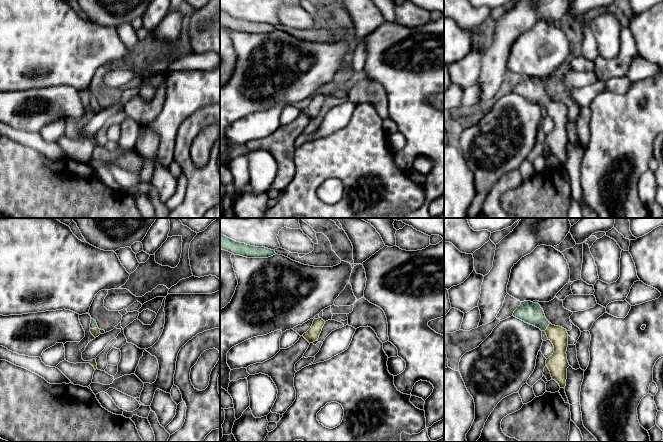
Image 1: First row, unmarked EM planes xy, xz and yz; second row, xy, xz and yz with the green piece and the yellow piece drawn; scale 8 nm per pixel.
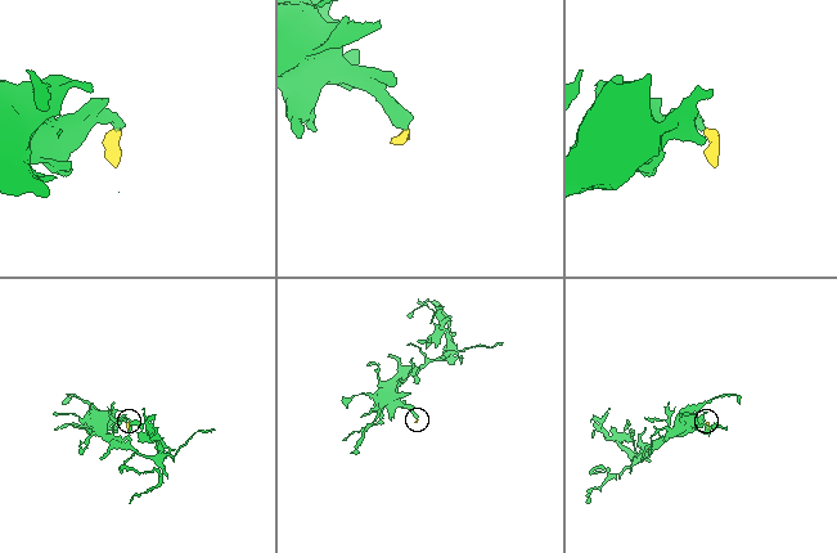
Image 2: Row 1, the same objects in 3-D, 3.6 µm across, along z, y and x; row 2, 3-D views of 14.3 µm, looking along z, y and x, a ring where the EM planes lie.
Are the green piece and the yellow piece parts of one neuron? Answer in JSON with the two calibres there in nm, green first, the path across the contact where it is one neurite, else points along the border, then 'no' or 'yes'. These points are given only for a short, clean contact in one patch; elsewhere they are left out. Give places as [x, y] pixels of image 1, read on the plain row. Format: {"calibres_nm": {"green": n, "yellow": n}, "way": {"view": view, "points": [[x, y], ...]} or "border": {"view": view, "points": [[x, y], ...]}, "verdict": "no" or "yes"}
{"calibres_nm": {"green": 170, "yellow": 150}, "way": {"view": "yz", "points": [[532, 89], [547, 102], [557, 111]]}, "verdict": "yes"}

